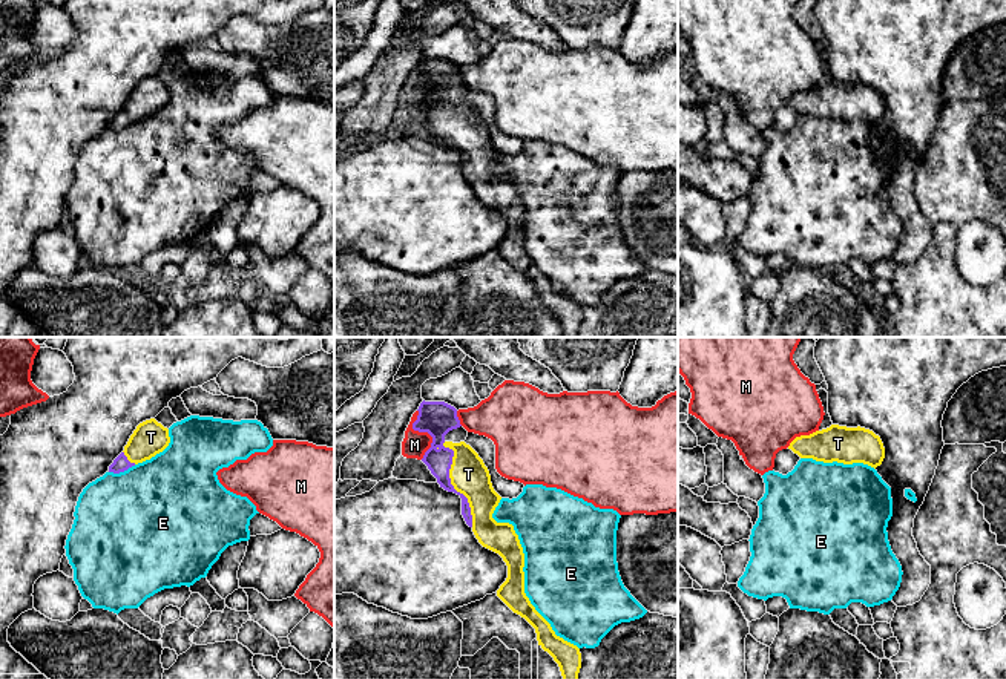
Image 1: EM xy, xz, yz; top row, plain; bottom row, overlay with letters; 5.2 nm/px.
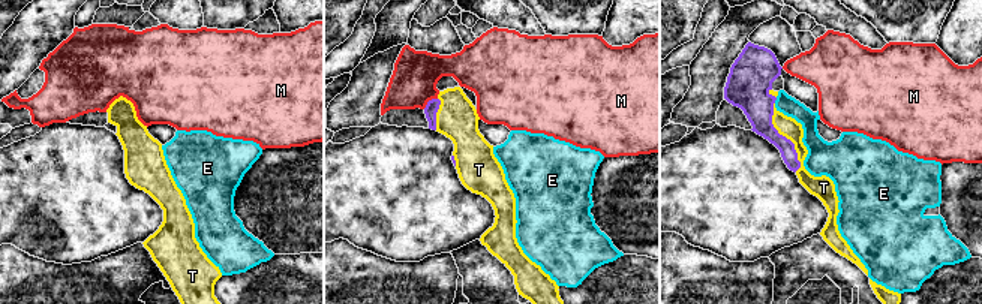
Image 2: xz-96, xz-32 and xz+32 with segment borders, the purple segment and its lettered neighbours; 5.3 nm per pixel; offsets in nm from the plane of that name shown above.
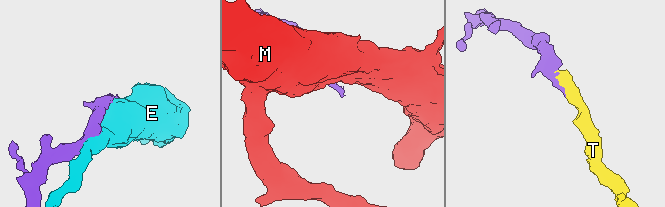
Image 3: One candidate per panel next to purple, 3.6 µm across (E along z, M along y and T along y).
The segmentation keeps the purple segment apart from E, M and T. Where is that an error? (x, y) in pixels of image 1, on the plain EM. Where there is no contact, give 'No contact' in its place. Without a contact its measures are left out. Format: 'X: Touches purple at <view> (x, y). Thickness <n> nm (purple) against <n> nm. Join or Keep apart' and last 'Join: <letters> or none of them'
E: Touches purple at xy (121, 127). Thickness 80 nm (purple) against 500 nm. Keep apart
M: Touches purple at xz (424, 88). Thickness 180 nm (purple) against 140 nm. Keep apart
T: Touches purple at xz (450, 140). Thickness 130 nm (purple) against 200 nm. Join
Join: T

